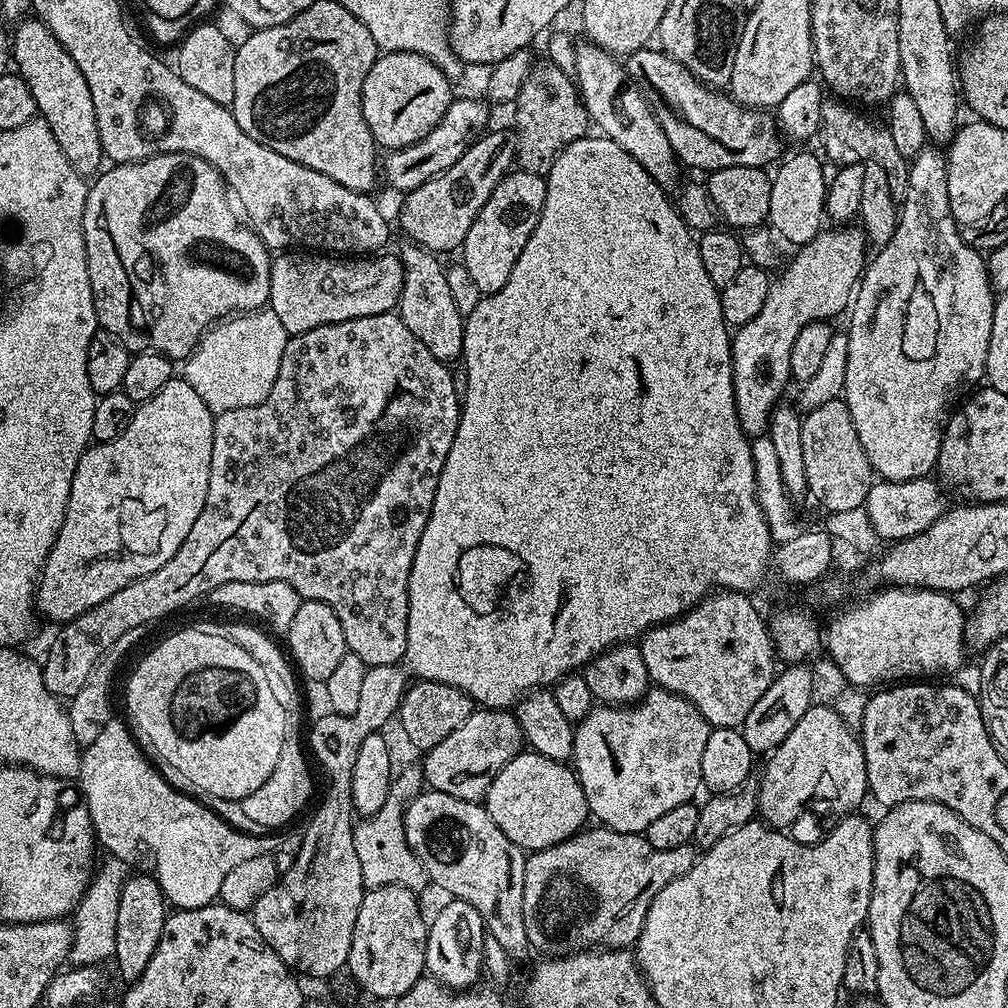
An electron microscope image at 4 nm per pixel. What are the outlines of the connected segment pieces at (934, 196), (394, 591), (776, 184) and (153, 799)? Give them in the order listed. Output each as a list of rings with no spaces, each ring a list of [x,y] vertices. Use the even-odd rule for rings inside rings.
[[[928,146],[919,155],[913,157],[909,167],[907,197],[900,205],[895,233],[892,239],[877,251],[880,253],[873,260],[871,257],[850,305],[852,321],[849,322],[848,328],[846,327],[848,357],[846,358],[846,382],[842,393],[842,399],[850,410],[850,418],[854,418],[854,430],[858,430],[858,442],[862,442],[862,450],[866,450],[866,458],[870,462],[873,473],[880,480],[893,480],[894,482],[922,478],[928,476],[935,469],[950,409],[969,389],[984,380],[986,350],[990,346],[990,326],[994,322],[994,306],[996,305],[996,296],[992,282],[988,278],[988,265],[985,257],[965,242],[960,226],[951,212],[945,155],[939,149]]]
[[[395,311],[354,318],[337,324],[318,326],[314,330],[306,330],[289,335],[286,346],[280,354],[278,378],[274,378],[274,386],[270,394],[260,404],[242,406],[238,410],[226,410],[213,419],[212,449],[210,450],[210,486],[206,486],[206,502],[202,506],[202,514],[194,521],[190,534],[186,534],[186,542],[178,546],[178,554],[166,562],[166,566],[158,566],[154,574],[146,574],[130,586],[122,586],[118,594],[110,594],[106,602],[98,602],[90,610],[86,610],[78,618],[69,620],[59,629],[60,632],[46,649],[50,662],[42,662],[46,690],[57,698],[71,698],[82,690],[84,683],[96,665],[104,659],[104,655],[126,634],[126,630],[144,628],[196,599],[207,597],[218,586],[226,582],[286,582],[294,586],[301,601],[317,600],[330,610],[336,612],[338,622],[342,626],[344,647],[347,651],[358,654],[365,666],[372,668],[398,663],[404,652],[408,651],[408,583],[410,570],[414,566],[414,554],[418,550],[418,542],[422,532],[426,530],[426,522],[430,518],[430,510],[434,506],[434,494],[438,490],[438,478],[442,474],[442,466],[446,466],[446,454],[450,454],[450,446],[454,446],[454,434],[458,430],[462,396],[458,384],[452,381],[448,373],[449,365],[443,360],[434,358],[410,330],[406,330],[406,322]]]
[[[800,152],[788,160],[787,158],[777,167],[778,172],[773,173],[770,194],[770,210],[768,211],[768,222],[771,229],[783,240],[792,243],[793,246],[808,244],[823,229],[826,218],[826,192],[828,187],[828,176],[824,174],[824,168],[820,162],[821,157],[810,152]]]
[[[108,720],[106,726],[102,726],[98,738],[94,738],[94,742],[80,753],[78,791],[82,803],[88,808],[99,847],[107,855],[117,856],[122,862],[126,862],[129,869],[152,876],[154,882],[158,882],[165,901],[173,909],[201,908],[213,903],[222,890],[222,881],[234,866],[239,866],[250,858],[277,851],[278,845],[272,837],[275,835],[253,834],[232,828],[209,808],[205,808],[199,799],[191,800],[190,797],[183,796],[178,789],[171,788],[164,781],[163,774],[155,768],[157,765],[144,757],[145,749],[138,743],[133,729],[121,720]]]

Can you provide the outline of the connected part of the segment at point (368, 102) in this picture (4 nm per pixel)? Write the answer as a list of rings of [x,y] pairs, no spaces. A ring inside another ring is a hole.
[[[384,52],[362,82],[362,116],[377,145],[384,150],[405,148],[430,134],[452,105],[453,81],[430,58],[417,52]]]

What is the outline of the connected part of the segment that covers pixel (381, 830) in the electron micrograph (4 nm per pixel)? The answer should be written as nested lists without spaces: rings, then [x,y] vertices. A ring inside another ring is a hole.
[[[421,763],[408,764],[393,777],[387,801],[370,817],[357,821],[353,827],[353,840],[358,854],[362,878],[367,889],[398,884],[415,892],[422,892],[430,881],[417,856],[406,842],[404,809],[408,801],[419,796],[424,788],[424,767]]]

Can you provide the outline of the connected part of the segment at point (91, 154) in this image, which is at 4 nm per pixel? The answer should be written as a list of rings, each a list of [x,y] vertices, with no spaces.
[[[24,18],[15,28],[10,36],[10,56],[15,71],[26,82],[30,94],[34,94],[39,119],[47,124],[50,134],[54,134],[54,142],[62,146],[66,162],[74,166],[78,175],[88,178],[99,173],[100,160],[105,159],[104,147],[100,144],[100,131],[96,125],[94,98],[90,98],[90,86],[86,86],[86,78],[82,78],[78,62],[66,54],[62,42],[54,38],[39,18]]]

